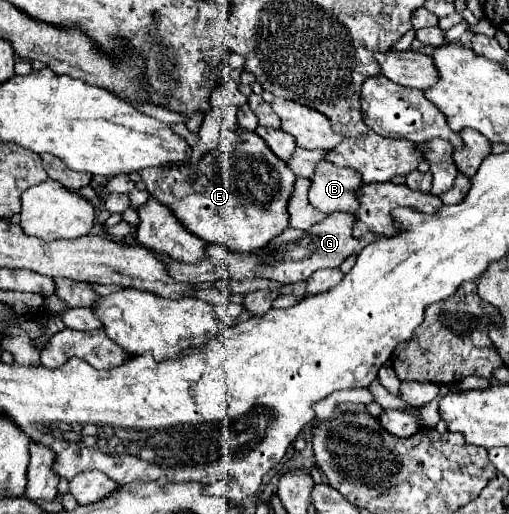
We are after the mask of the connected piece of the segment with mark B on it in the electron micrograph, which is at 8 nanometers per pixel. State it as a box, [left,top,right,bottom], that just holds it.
[310,161,364,213]

